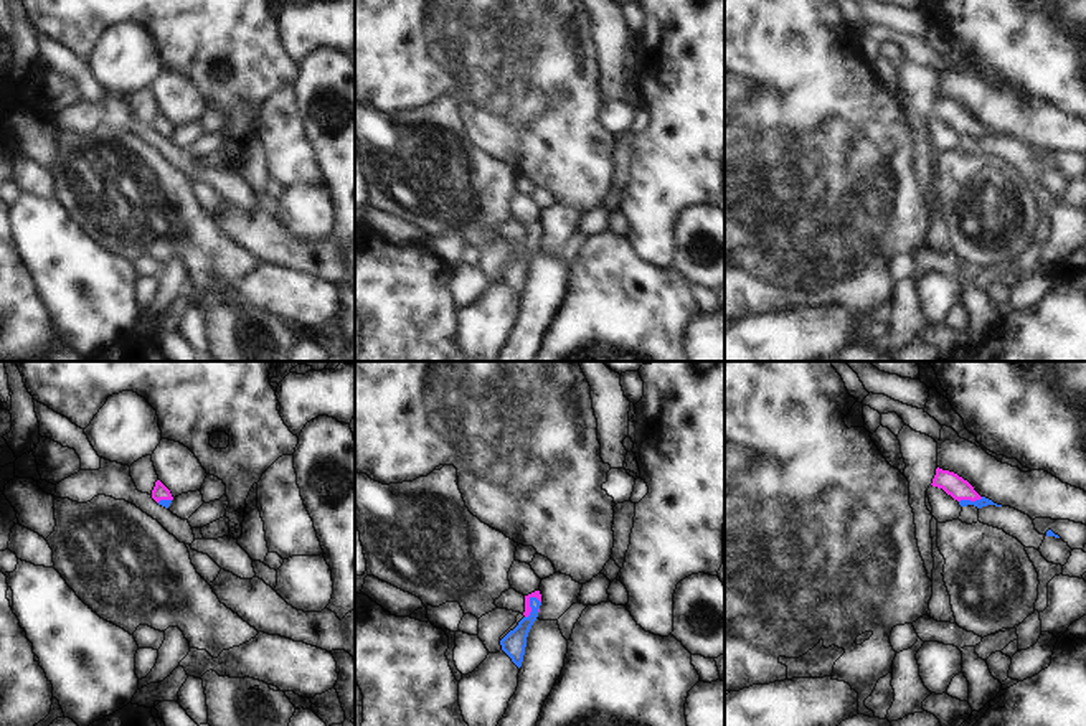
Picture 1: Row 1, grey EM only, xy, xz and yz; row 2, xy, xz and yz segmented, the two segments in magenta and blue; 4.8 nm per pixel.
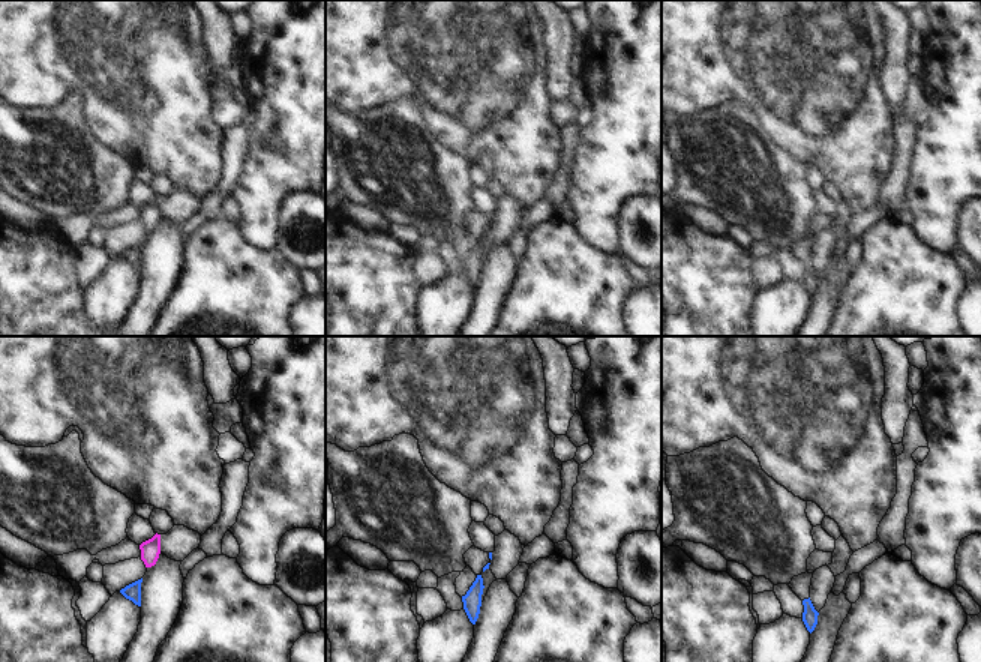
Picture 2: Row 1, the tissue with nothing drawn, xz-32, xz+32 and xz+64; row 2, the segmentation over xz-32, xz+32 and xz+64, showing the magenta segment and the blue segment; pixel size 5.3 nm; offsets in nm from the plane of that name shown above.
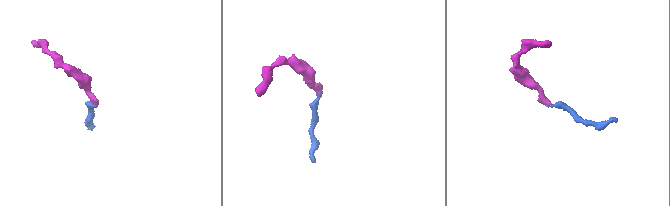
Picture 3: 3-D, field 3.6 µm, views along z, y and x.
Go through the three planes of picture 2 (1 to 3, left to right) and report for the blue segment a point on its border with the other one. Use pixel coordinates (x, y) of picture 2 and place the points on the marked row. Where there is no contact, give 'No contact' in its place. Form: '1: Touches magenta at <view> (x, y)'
1: No contact
2: No contact
3: No contact

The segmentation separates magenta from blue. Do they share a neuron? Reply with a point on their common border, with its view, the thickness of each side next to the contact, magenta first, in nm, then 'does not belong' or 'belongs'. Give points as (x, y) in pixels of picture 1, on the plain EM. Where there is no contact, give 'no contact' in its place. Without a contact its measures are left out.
contact xz (528, 236); calibres 40 and 120 nm; belongs

